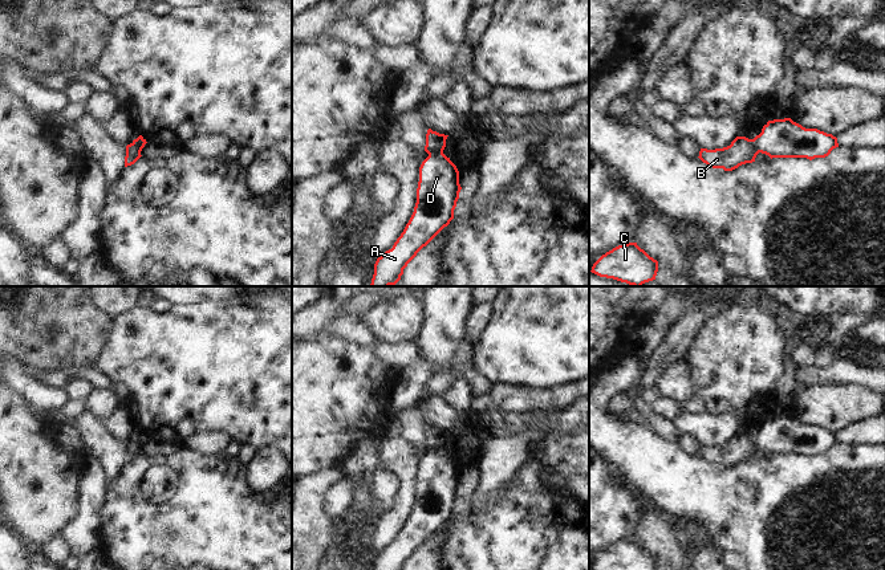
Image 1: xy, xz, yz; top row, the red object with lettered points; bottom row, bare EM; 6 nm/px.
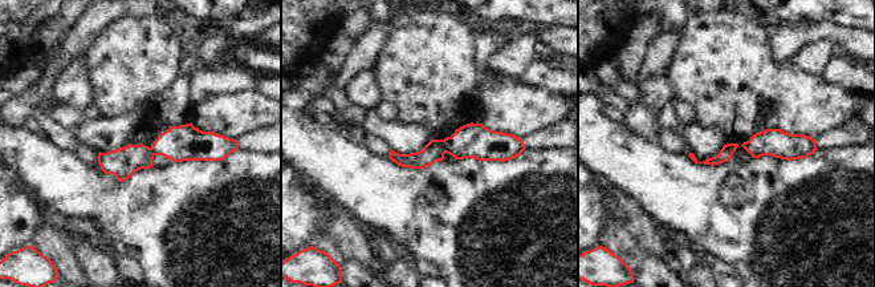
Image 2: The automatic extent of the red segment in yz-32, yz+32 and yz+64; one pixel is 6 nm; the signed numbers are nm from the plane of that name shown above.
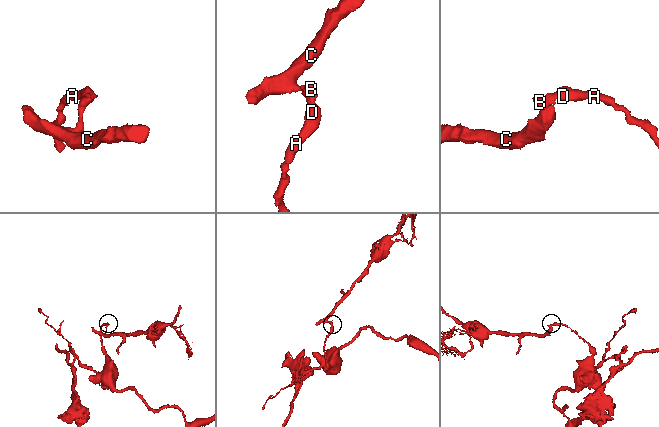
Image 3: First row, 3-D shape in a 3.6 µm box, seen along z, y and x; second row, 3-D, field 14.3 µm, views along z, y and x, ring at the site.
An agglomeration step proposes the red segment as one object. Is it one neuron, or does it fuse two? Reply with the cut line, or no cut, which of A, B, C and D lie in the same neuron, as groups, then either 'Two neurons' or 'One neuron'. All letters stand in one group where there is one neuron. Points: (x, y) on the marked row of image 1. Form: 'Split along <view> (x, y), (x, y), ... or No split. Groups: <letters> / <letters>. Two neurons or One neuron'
Split along xz (442, 151), (431, 151), (429, 154). Groups: A D / B C. Two neurons

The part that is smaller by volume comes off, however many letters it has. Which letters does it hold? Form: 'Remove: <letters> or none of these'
Remove: B, C

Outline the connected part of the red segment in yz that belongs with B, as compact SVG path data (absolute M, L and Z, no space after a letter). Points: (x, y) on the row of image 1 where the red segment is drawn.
M736 137L730 146L723 148L707 150L701 148L699 159L713 168L732 171L742 164L755 162L759 151L746 137Z

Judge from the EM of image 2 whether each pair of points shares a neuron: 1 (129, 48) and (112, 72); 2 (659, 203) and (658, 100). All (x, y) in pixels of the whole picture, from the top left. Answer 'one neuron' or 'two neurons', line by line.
1: one neuron
2: two neurons

